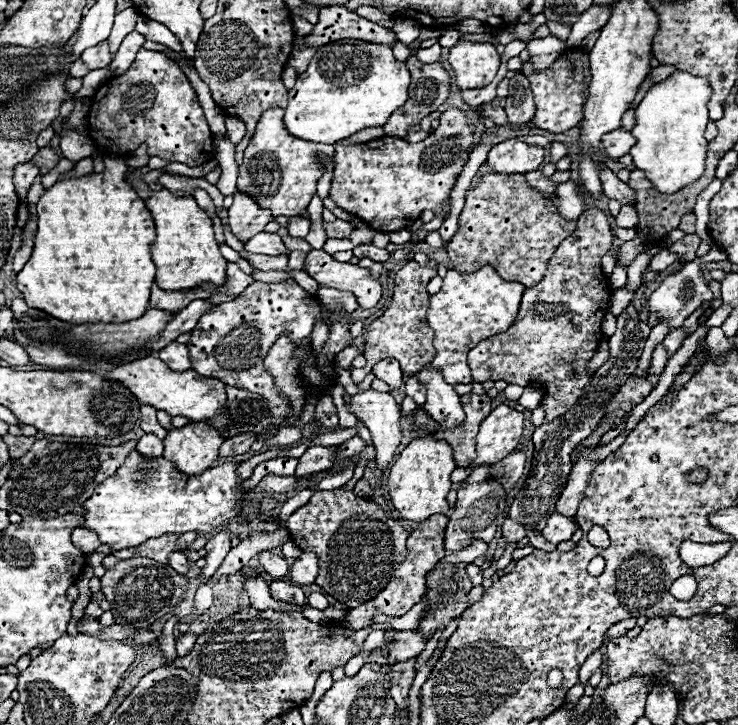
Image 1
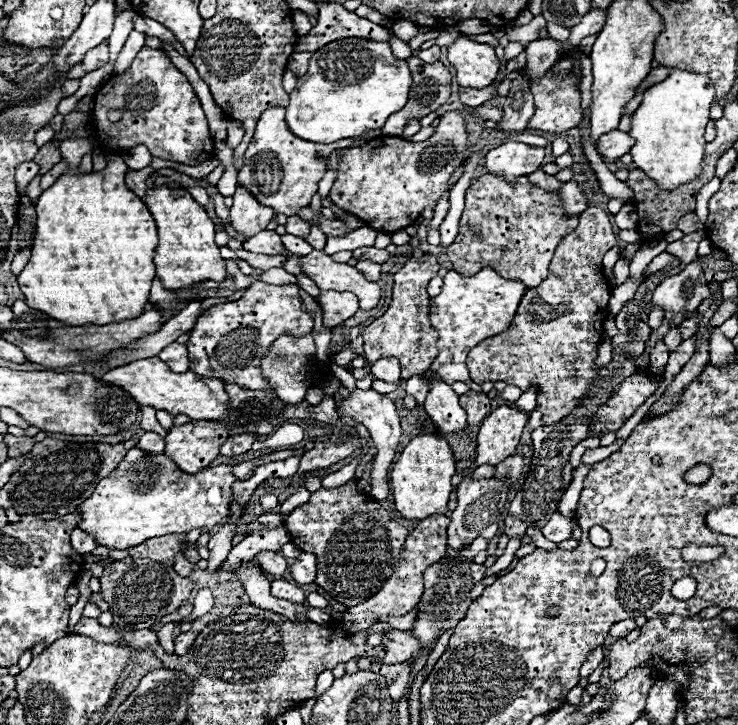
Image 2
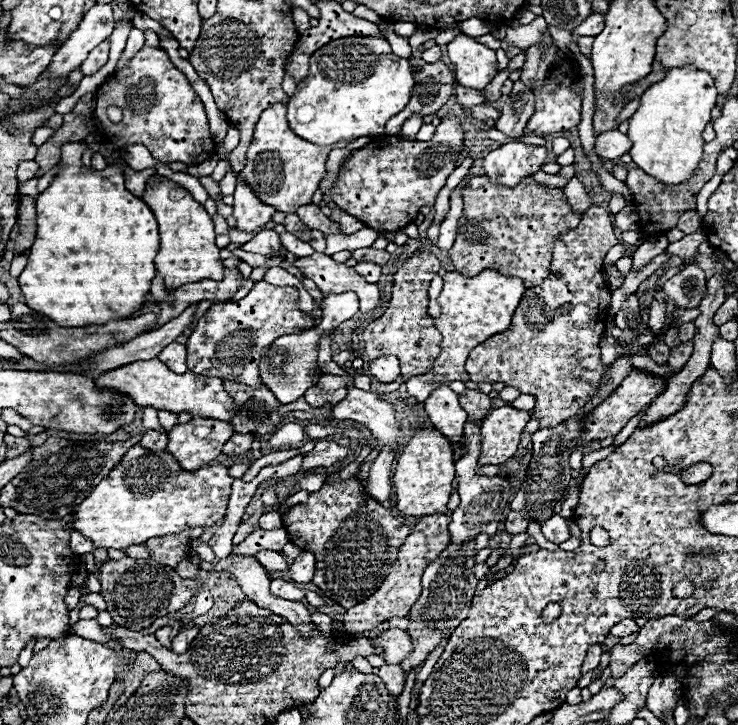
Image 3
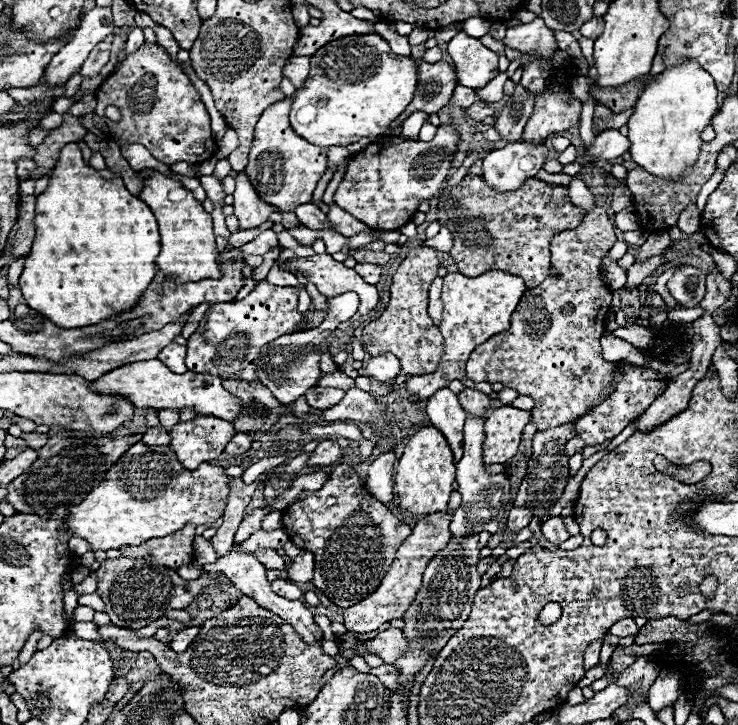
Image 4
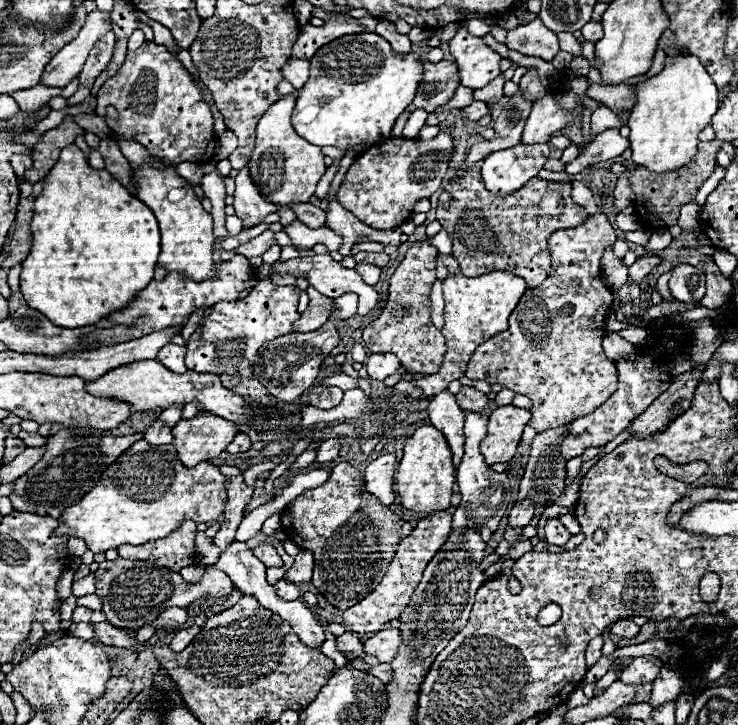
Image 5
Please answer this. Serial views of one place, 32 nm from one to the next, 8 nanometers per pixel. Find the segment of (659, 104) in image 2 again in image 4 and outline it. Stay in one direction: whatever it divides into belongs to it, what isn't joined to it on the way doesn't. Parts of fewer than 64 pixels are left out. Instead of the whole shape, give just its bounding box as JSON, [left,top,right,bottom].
[628,60,718,180]

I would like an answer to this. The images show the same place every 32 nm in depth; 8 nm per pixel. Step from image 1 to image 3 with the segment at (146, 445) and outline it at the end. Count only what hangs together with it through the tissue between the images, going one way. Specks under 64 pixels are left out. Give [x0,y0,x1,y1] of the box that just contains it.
[140,430,168,452]

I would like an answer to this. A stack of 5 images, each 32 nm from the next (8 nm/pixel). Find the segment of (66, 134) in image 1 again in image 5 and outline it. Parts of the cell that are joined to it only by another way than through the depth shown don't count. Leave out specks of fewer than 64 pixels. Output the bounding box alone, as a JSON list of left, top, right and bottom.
[20,144,160,328]

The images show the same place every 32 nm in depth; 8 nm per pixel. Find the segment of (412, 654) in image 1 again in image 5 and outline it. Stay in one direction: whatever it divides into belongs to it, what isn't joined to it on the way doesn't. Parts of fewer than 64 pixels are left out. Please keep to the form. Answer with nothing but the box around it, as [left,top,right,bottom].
[364,628,402,662]

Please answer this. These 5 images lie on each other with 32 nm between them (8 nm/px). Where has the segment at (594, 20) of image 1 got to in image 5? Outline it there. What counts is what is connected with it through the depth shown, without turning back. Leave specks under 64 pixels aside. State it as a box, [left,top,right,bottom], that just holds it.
[582,22,602,42]

